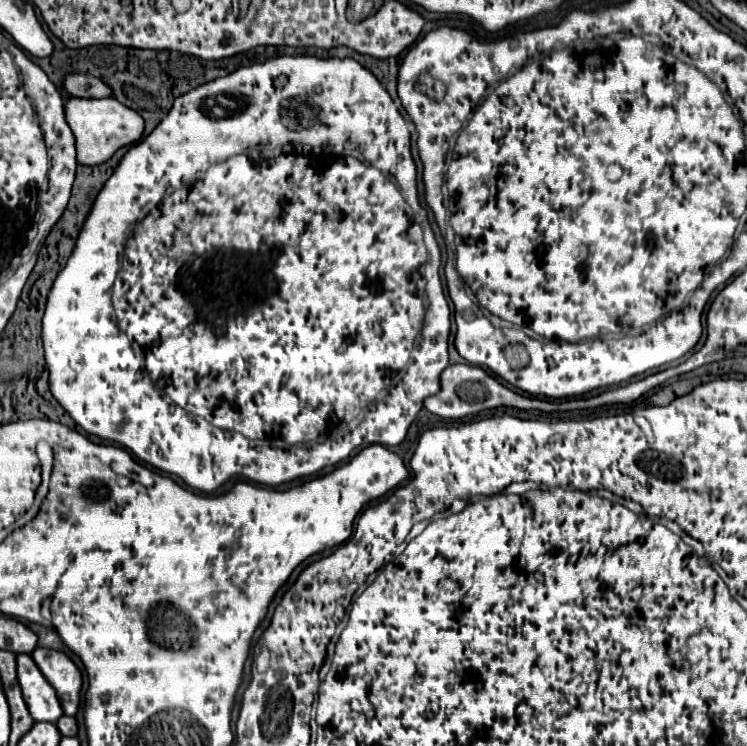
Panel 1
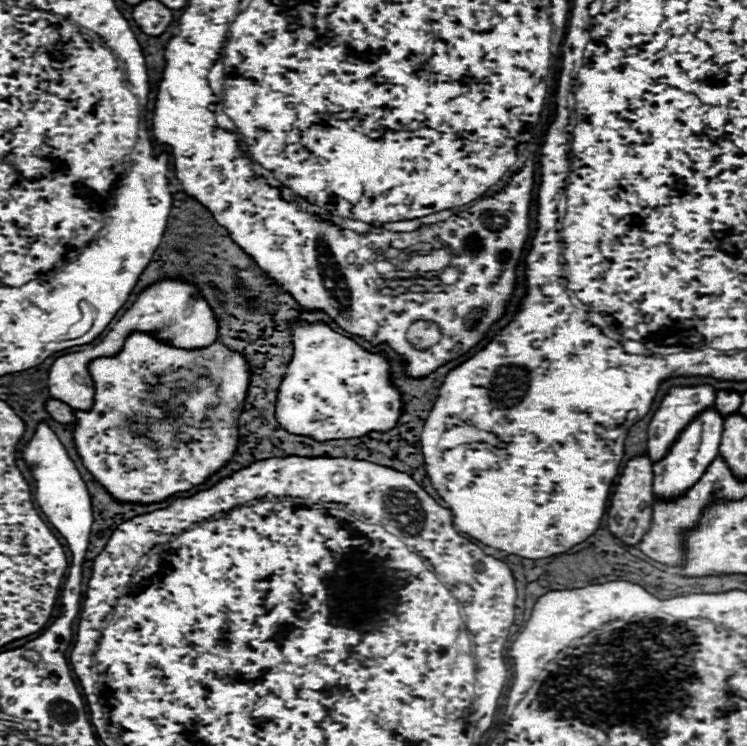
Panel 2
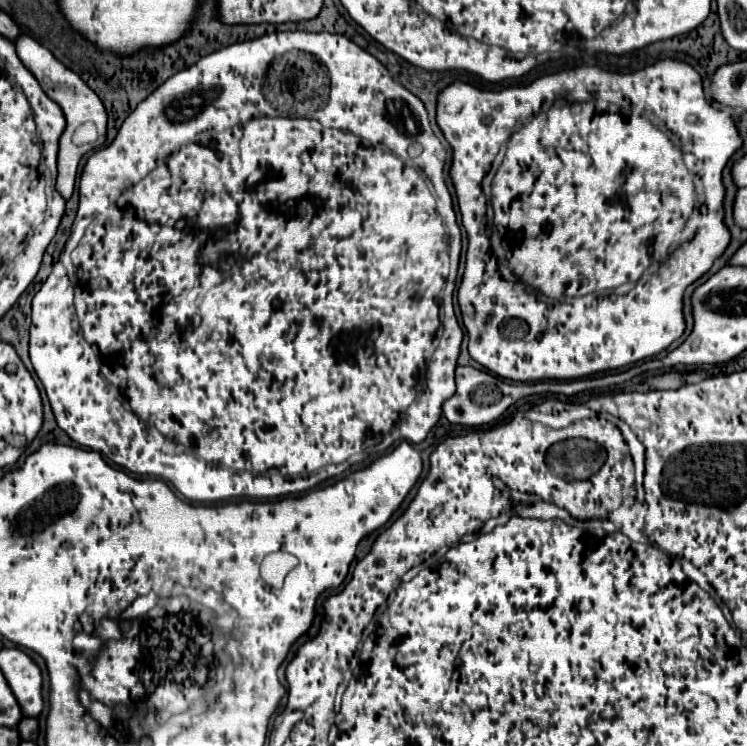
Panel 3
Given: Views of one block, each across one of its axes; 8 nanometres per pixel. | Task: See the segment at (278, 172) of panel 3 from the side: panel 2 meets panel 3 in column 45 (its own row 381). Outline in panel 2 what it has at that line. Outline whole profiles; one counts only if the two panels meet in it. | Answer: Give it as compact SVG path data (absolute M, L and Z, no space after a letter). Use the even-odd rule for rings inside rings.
M294 324L292 334L294 358L282 378L276 404L276 420L288 432L334 440L364 436L370 430L382 432L396 424L402 408L398 392L390 384L390 366L382 350L368 352L326 324Z

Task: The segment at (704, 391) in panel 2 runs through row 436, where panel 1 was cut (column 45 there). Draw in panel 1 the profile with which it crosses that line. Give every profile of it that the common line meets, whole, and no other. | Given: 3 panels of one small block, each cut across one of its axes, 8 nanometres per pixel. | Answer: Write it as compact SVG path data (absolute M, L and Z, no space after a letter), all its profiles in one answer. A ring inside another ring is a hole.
M36 648L32 652L32 658L38 664L40 672L46 676L46 680L58 692L64 714L74 716L80 708L80 690L82 690L82 674L78 666L64 652L50 648Z

